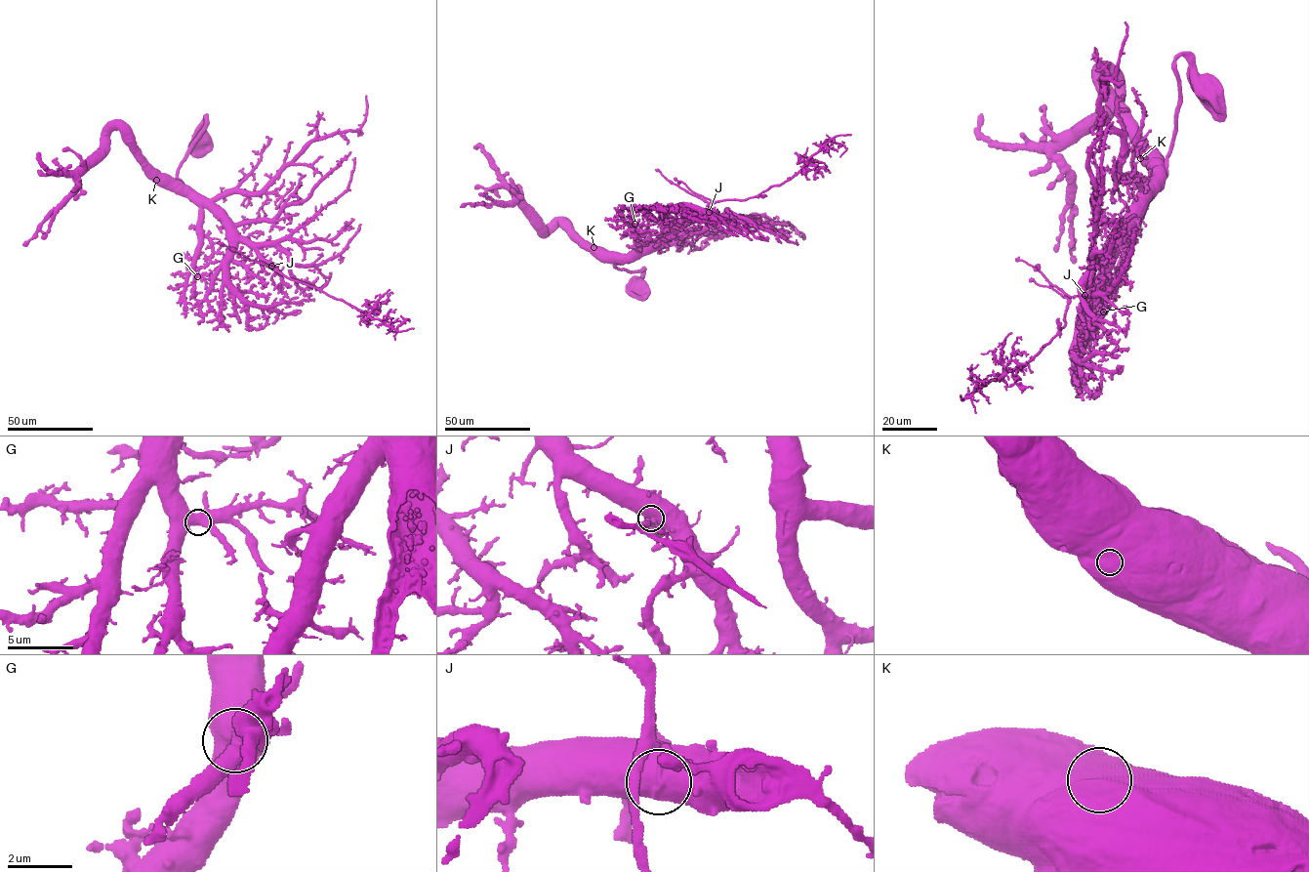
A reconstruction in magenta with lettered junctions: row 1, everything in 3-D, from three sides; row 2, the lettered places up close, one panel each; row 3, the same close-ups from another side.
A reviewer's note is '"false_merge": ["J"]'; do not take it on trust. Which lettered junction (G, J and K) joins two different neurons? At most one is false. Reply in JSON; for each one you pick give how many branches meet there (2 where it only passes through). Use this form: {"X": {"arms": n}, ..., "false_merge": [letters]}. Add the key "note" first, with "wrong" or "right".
{"note": "right", "J": {"arms": 3}, "false_merge": ["J"]}

